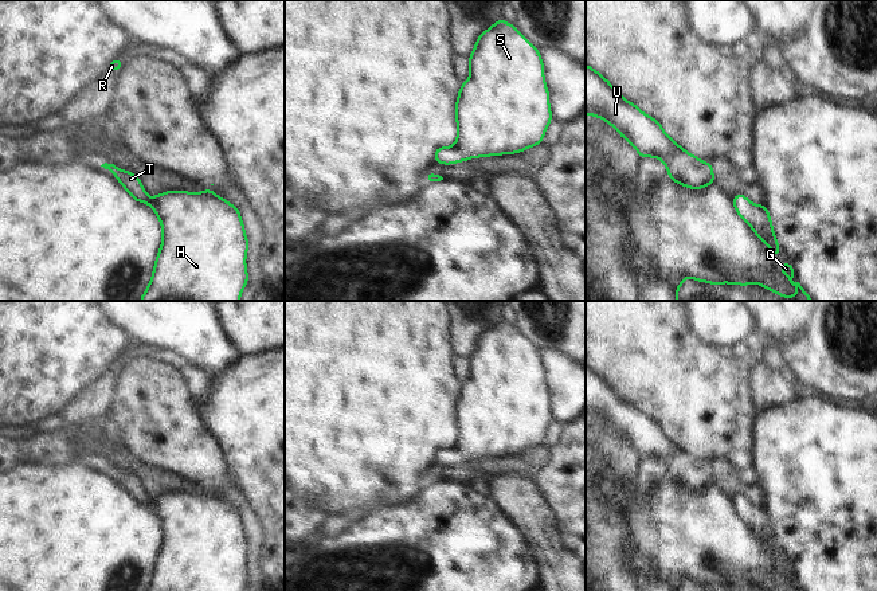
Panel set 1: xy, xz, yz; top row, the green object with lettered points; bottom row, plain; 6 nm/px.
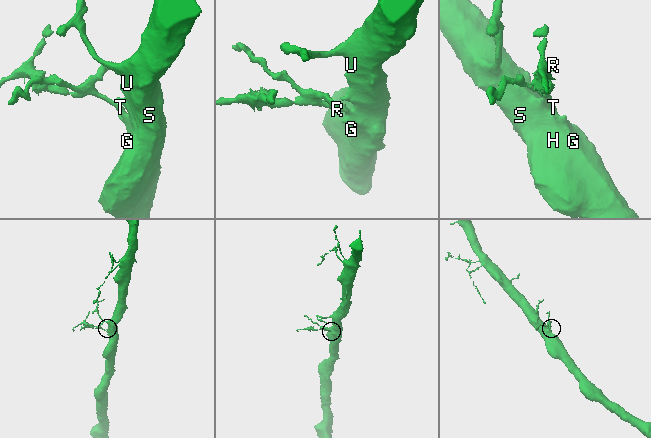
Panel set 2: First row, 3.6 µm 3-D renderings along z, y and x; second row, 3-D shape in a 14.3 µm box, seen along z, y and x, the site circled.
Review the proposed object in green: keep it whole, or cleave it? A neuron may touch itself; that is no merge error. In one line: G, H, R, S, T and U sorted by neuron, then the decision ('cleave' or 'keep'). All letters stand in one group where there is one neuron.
G H R S T U; keep

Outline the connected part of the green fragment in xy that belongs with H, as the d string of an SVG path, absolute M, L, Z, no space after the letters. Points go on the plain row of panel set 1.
M102 465L140 504L149 505L163 528L152 582L146 591L243 591L248 582L246 553L248 541L239 510L210 489L203 493L168 492L149 498L137 475L114 465Z

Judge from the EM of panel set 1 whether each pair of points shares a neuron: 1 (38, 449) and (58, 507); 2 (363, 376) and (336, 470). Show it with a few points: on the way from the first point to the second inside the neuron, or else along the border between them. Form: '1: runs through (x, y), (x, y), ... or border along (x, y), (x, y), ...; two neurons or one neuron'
1: border along (74, 462), (57, 466), (16, 465), (14, 468); two neurons
2: runs through (345, 399), (345, 447); one neuron

